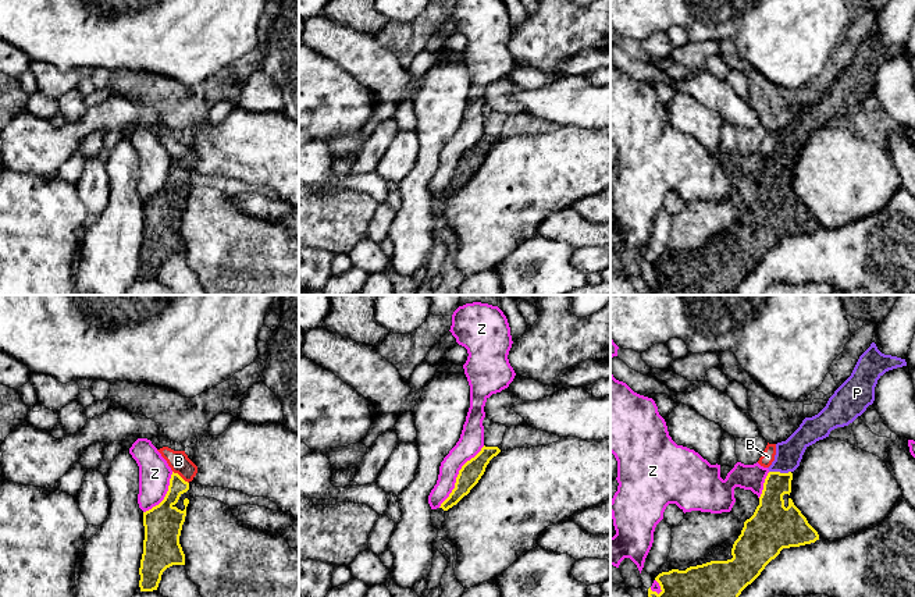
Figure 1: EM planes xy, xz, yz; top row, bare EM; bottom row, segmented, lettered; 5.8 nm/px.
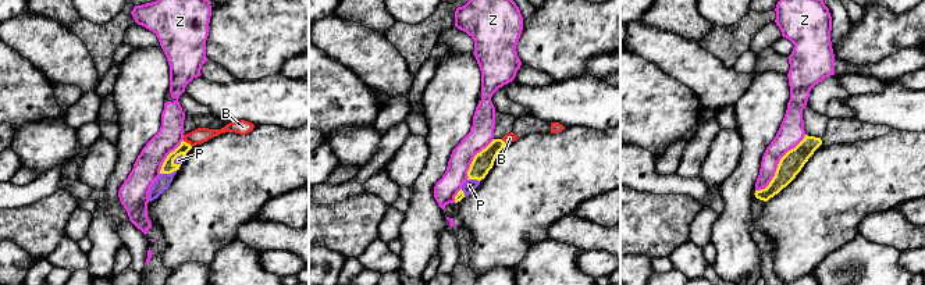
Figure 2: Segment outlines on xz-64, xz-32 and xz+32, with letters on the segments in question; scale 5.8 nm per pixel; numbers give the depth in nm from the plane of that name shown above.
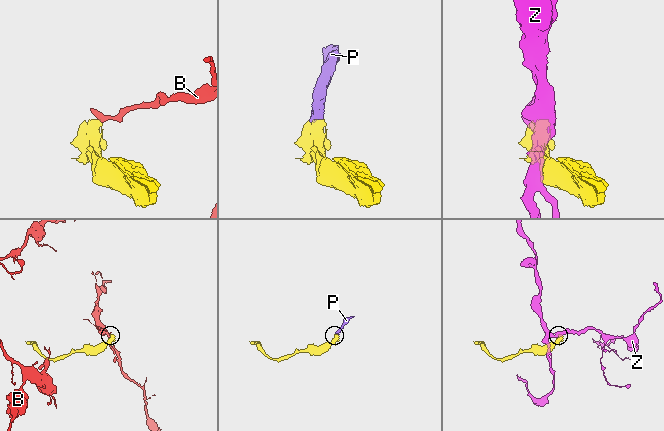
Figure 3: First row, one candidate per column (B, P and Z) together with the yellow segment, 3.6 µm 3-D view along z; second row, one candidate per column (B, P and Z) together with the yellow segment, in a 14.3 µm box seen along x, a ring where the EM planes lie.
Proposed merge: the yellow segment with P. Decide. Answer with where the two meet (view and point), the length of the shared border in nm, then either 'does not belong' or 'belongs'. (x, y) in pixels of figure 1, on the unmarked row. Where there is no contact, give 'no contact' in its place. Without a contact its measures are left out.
meets yellow in yz at (779, 160); contact 130 nm long; belongs

